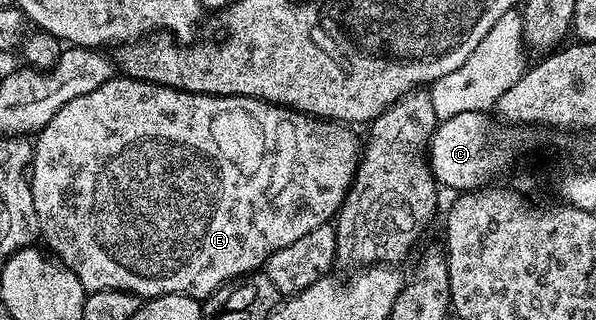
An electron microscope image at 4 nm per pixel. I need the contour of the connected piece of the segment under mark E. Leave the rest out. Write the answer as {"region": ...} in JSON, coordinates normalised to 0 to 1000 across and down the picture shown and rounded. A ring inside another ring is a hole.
{"region":[[[193,238],[183,244],[168,275],[156,278],[154,288],[141,288],[141,300],[128,300],[128,313],[114,313],[101,350],[81,375],[81,388],[70,406],[62,409],[60,441],[57,444],[57,500],[47,522],[47,566],[54,600],[54,638],[60,650],[64,678],[64,725],[69,753],[77,753],[82,791],[106,831],[116,838],[134,875],[134,888],[148,913],[153,906],[206,906],[216,919],[228,919],[240,938],[267,931],[277,919],[307,919],[317,931],[344,938],[351,919],[362,913],[378,881],[389,881],[394,869],[406,866],[408,856],[424,856],[438,847],[446,828],[446,816],[470,775],[483,775],[483,763],[497,763],[503,738],[517,738],[523,713],[537,713],[549,703],[565,672],[574,647],[574,628],[581,619],[581,603],[594,572],[594,544],[601,531],[604,503],[604,431],[594,419],[586,419],[586,403],[576,400],[567,388],[555,388],[545,375],[522,378],[512,356],[503,356],[485,338],[461,331],[458,319],[443,319],[436,306],[418,306],[416,300],[396,300],[394,294],[317,294],[314,281],[290,281],[280,269],[270,269],[260,256],[237,256],[233,244],[213,244],[210,238]]]}

